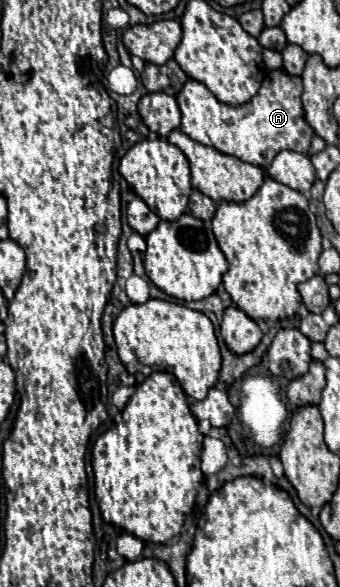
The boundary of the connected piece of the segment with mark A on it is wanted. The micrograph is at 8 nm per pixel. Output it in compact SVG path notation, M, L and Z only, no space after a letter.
M282 69L268 73L262 81L258 95L240 107L220 103L202 83L188 79L184 89L176 97L182 113L180 131L184 131L196 143L214 147L224 155L232 155L244 163L252 163L266 169L276 157L274 153L280 153L284 149L306 153L310 147L314 131L304 119L300 95L302 79L292 77Z

